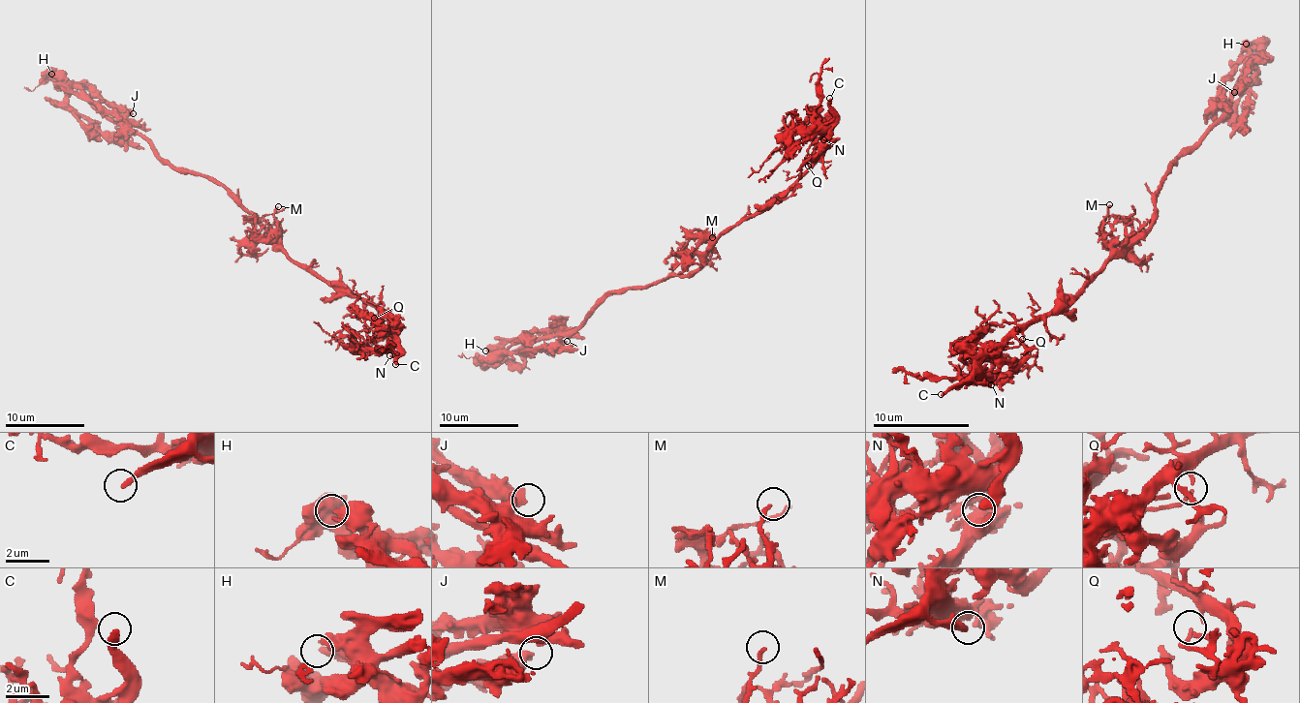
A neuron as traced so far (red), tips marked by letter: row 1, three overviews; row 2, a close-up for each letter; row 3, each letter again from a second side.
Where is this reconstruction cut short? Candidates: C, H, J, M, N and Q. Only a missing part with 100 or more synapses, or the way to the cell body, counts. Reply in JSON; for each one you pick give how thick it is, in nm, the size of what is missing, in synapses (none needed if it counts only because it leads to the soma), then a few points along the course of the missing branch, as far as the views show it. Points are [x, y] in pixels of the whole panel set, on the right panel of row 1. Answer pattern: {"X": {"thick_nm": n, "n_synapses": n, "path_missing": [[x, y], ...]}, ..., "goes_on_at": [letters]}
{"C": {"thick_nm": 320}, "goes_on_at": ["C"]}

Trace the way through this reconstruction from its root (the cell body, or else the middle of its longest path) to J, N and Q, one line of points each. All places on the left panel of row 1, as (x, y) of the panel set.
J: (246, 208), (221, 185), (179, 172), (139, 135), (111, 121), (93, 99), (125, 105), (133, 113)
N: (246, 208), (294, 260), (326, 280), (342, 282), (389, 320), (397, 350), (389, 355)
Q: (246, 208), (294, 260), (368, 298), (389, 326), (384, 332), (372, 323), (374, 318)

